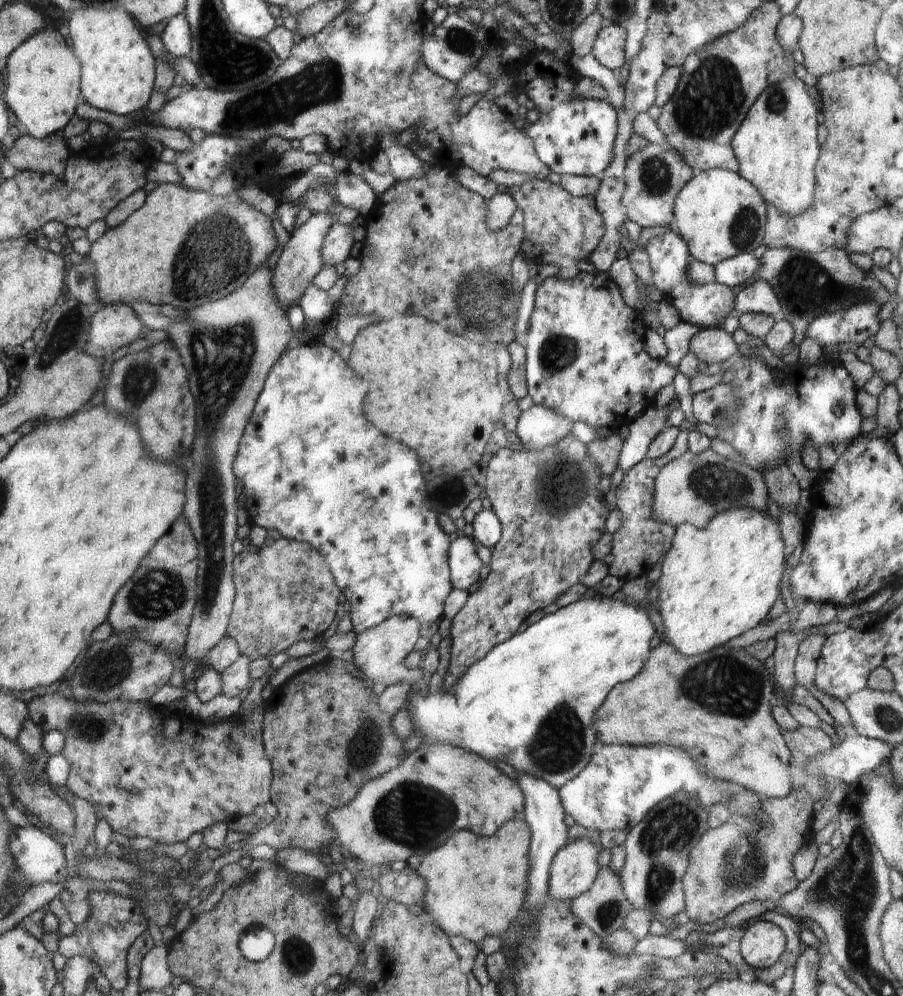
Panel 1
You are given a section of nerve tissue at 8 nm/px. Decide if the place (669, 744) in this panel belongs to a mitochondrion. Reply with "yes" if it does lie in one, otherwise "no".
no

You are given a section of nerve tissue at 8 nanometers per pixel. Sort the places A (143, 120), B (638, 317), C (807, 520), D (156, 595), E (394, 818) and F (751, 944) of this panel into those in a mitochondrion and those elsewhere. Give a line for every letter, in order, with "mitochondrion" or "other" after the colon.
A: other
B: other
C: other
D: mitochondrion
E: mitochondrion
F: other

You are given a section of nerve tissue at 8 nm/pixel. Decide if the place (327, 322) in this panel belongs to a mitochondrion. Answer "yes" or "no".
no

